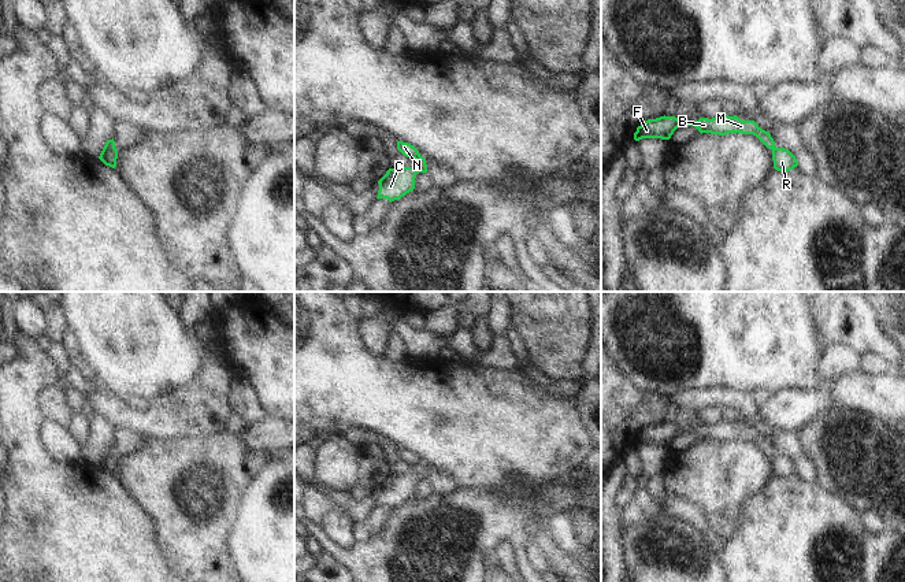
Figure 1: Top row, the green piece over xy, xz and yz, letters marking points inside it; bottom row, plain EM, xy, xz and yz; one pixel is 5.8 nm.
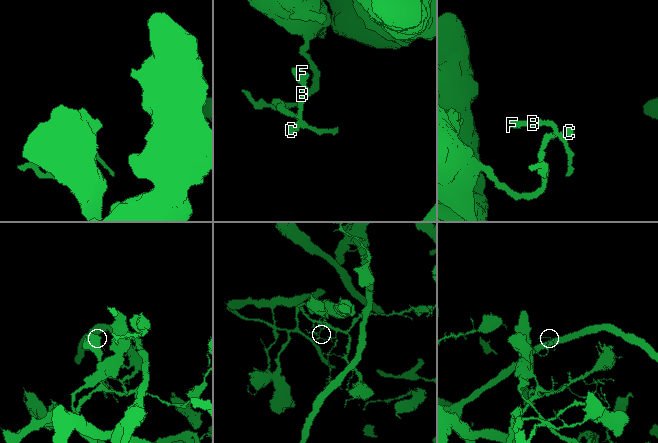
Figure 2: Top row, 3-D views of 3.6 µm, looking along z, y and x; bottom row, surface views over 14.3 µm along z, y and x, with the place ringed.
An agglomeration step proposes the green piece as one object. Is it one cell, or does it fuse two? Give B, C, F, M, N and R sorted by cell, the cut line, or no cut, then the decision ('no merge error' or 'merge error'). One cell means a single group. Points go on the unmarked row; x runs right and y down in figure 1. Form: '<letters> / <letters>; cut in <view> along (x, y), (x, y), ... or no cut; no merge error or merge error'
B F M N / C R; cut in xy along (115, 455), (110, 456), (102, 467); merge error

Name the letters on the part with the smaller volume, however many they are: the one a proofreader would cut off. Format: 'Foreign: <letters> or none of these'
Foreign: C, R.

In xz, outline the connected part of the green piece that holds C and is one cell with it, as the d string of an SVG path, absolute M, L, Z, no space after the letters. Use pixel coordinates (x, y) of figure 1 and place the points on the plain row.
M422 463L415 466L413 474L389 475L378 488L379 497L377 505L387 505L392 509L412 498L418 479L427 479L426 466Z

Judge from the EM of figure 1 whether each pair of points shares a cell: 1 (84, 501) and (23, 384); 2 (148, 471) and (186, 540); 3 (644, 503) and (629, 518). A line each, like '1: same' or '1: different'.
1: same
2: same
3: same

